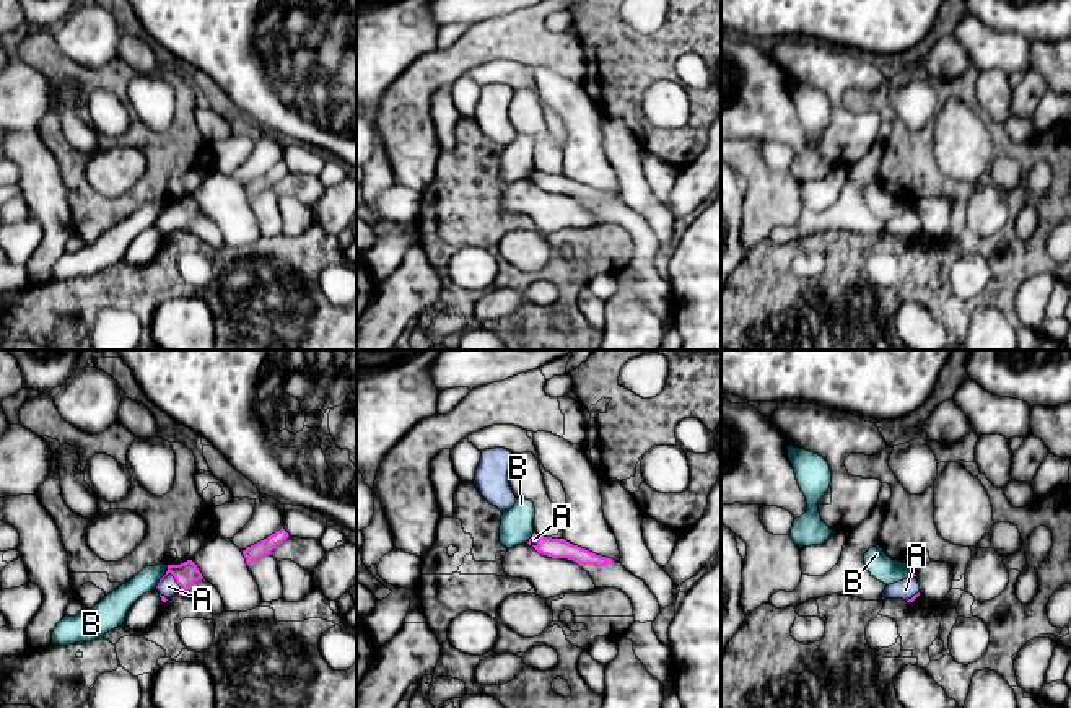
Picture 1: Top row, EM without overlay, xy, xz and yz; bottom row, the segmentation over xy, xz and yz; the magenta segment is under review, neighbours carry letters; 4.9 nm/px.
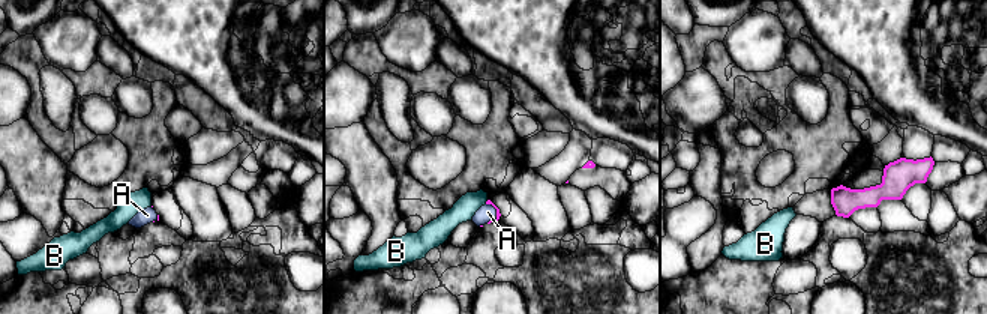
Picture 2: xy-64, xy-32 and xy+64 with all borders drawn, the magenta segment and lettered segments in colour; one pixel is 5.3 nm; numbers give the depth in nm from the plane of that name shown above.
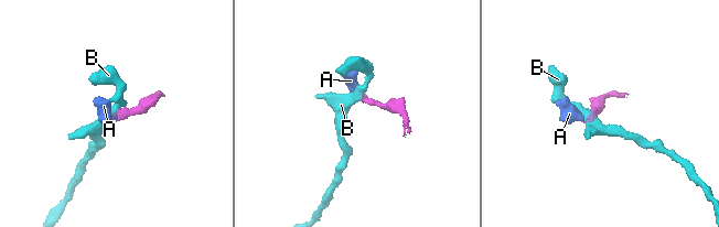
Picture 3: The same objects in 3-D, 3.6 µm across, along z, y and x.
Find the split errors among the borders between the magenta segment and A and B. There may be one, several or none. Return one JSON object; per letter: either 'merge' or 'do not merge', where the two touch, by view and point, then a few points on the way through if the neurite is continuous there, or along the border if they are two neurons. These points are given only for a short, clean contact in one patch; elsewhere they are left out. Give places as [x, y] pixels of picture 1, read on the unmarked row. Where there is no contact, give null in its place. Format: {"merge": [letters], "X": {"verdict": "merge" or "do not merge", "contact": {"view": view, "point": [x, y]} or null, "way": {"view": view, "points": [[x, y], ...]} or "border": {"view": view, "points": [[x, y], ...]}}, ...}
{"merge": ["A"], "A": {"verdict": "merge", "contact": {"view": "xy", "point": [168, 207]}, "way": {"view": "xy", "points": [[186, 209], [168, 207], [168, 222]]}}, "B": {"verdict": "do not merge", "contact": {"view": "xy", "point": [163, 212]}, "border": {"view": "xy", "points": [[168, 201], [168, 205], [155, 222]]}}}

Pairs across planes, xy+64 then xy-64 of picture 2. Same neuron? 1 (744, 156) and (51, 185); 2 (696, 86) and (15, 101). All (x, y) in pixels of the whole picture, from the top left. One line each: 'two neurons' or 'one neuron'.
1: two neurons
2: one neuron

